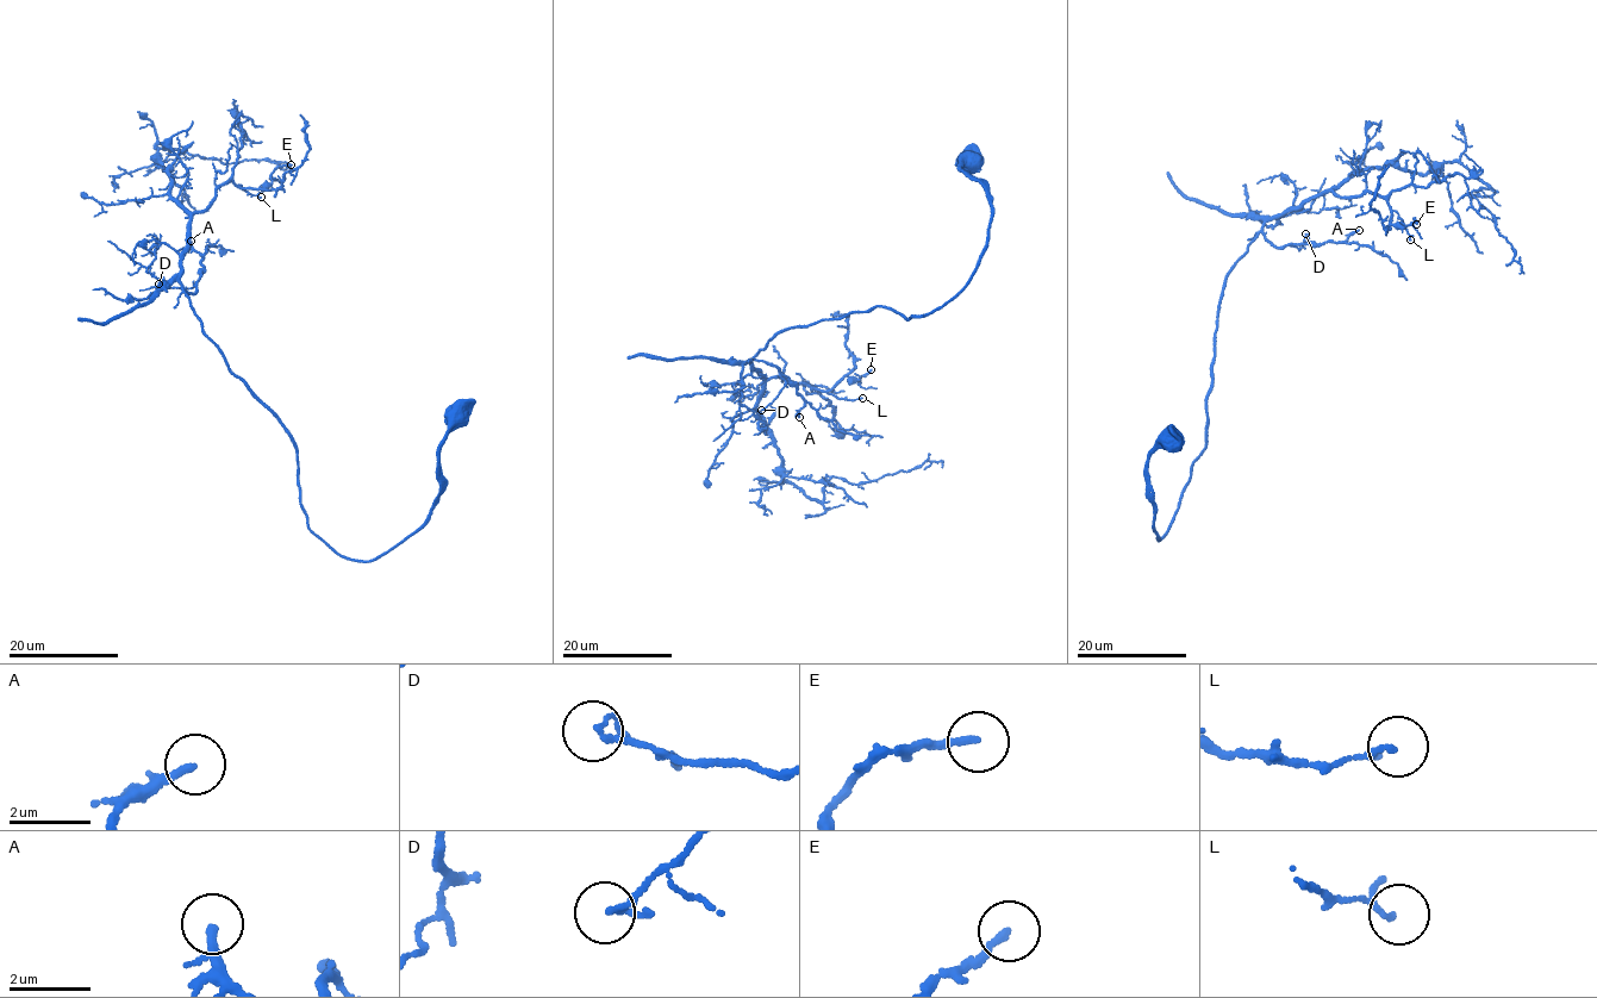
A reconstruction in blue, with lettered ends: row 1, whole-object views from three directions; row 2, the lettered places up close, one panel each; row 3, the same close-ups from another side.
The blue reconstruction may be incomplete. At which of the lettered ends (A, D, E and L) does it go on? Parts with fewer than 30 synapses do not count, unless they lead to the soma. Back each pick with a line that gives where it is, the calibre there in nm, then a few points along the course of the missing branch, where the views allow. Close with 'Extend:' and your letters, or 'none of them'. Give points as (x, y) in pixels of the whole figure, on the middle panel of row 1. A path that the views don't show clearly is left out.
Extend: none of them

